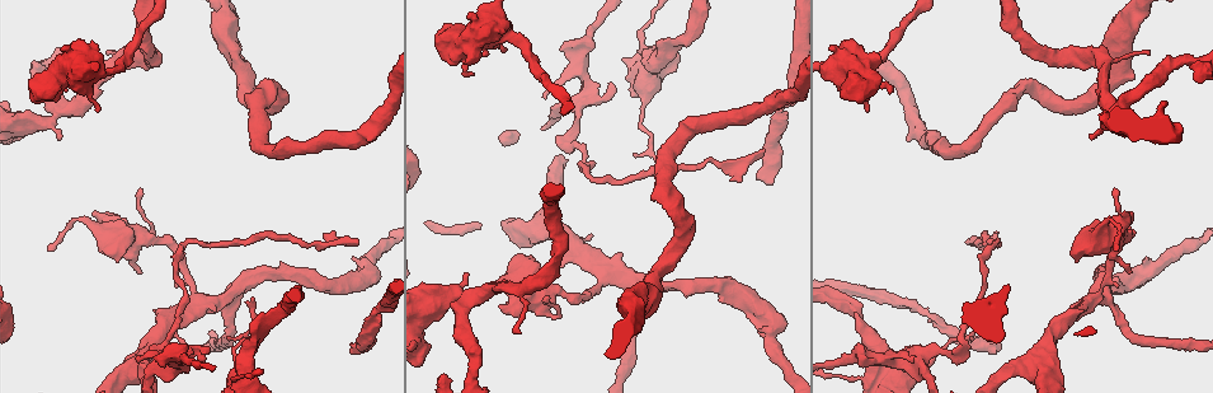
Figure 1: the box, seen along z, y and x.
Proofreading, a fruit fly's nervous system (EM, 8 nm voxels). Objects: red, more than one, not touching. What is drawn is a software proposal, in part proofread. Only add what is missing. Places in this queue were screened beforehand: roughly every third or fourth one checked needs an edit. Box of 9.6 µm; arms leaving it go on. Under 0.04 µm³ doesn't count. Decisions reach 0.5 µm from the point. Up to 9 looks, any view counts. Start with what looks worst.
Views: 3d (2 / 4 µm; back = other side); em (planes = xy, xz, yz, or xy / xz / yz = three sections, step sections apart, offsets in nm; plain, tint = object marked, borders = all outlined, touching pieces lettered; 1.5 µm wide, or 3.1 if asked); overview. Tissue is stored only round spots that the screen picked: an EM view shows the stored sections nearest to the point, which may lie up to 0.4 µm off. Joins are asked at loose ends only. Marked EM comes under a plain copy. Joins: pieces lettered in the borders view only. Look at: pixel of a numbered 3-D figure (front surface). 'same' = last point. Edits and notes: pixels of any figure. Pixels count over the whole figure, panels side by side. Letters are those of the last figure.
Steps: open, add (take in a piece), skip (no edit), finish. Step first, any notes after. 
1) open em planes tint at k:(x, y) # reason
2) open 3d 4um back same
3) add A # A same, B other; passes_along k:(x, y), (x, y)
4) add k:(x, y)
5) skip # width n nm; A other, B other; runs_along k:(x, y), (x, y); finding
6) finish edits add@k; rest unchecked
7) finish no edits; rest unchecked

open 3d 4um at 1:(992, 342) # branch stops here

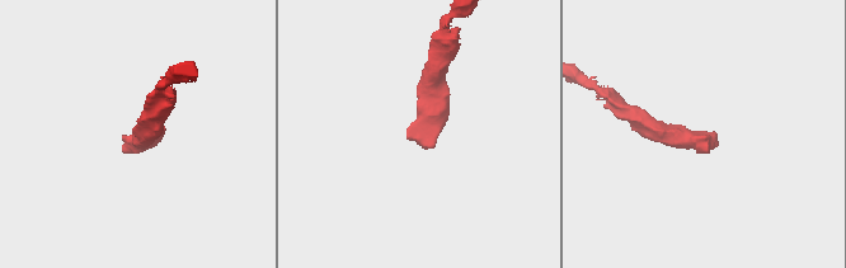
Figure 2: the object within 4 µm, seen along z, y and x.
open em xy step 8 tint at 2:(409, 134)

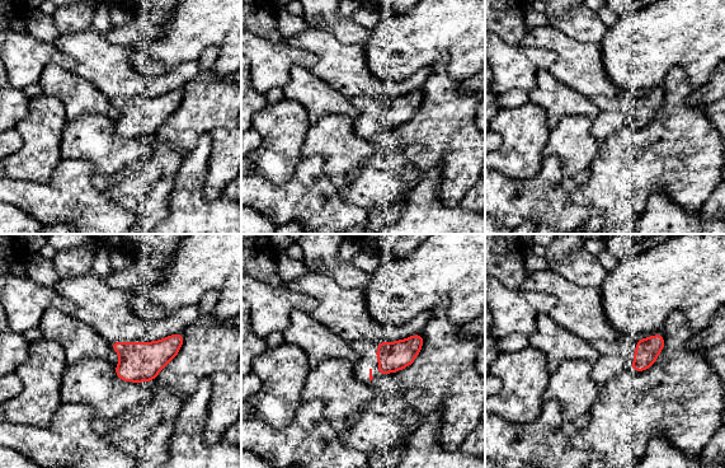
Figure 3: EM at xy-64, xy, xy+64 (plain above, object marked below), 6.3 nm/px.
open em xy step 8 borders same

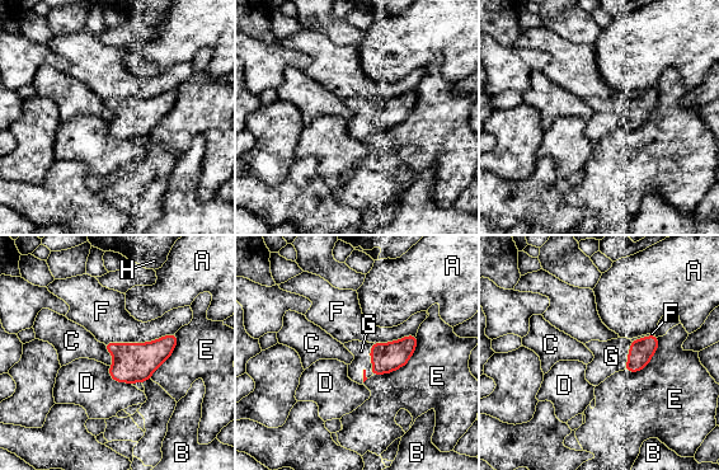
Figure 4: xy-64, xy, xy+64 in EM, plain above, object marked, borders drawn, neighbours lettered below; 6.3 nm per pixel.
add G # longest_contact F 460 nm; A other, B other, C other, D other, E other, F other, G same, H other; the neuron continues

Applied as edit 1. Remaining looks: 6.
open em xz step 4 borders at 1:(593, 236) # an open end

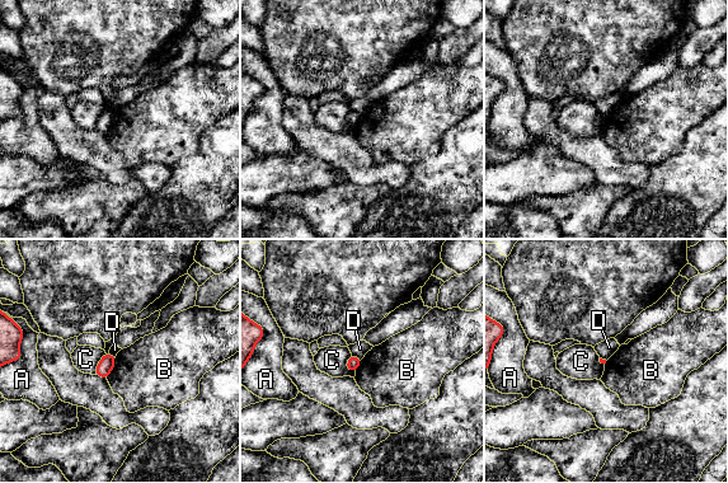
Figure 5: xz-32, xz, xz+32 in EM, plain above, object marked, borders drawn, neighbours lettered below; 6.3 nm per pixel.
open em planes borders same

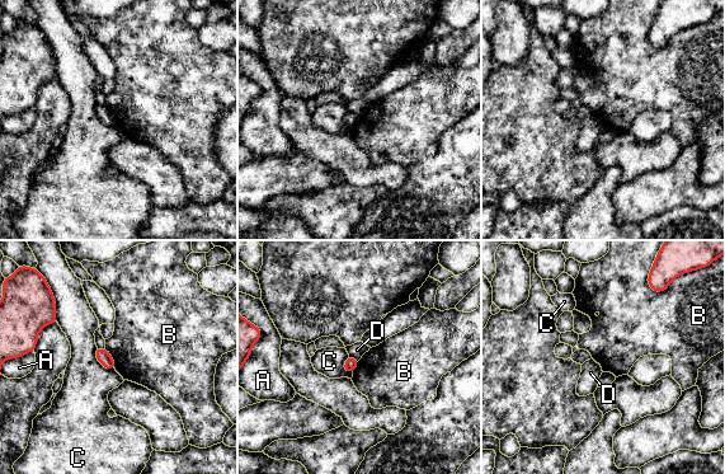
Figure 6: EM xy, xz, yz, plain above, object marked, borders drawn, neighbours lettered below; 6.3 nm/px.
skip # A other, B other, C other, D other; border 6:(106, 348), (116, 369); none of them fits

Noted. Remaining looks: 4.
open 3d 4um at 1:(62, 136) # an open end

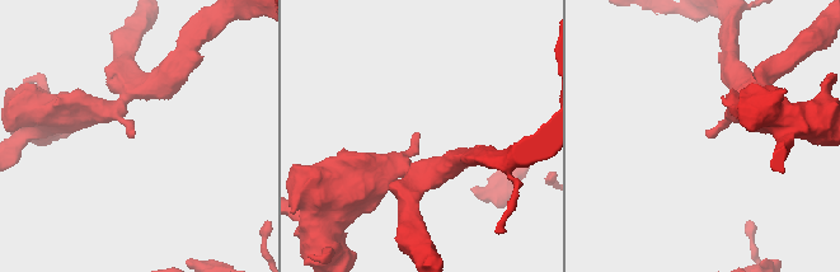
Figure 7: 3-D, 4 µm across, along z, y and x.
open em yz step 8 borders at 7:(710, 134)

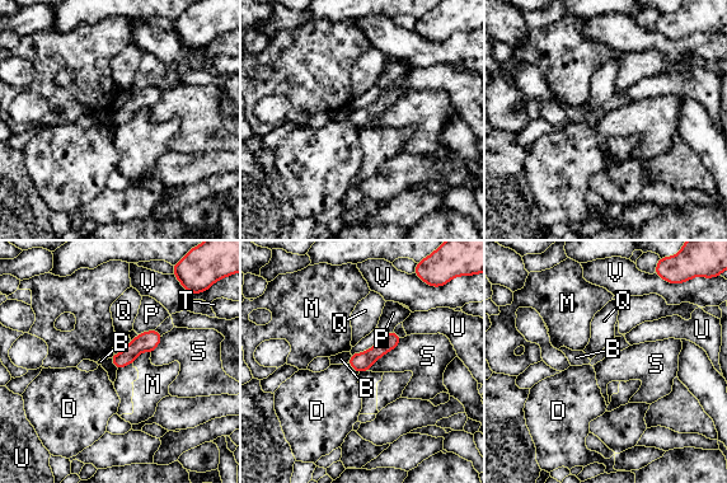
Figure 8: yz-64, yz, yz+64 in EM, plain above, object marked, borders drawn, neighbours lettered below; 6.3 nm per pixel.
open em xz step 4 borders same

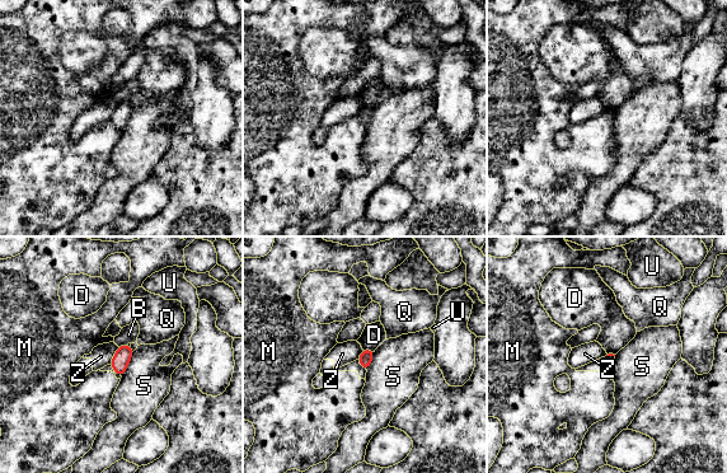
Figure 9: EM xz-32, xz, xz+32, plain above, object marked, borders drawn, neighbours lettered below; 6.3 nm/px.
skip # longest_contact S 190 nm; B other, D other, M other, Q other, S other, U other, Z other; border 9:(134, 351), (121, 378); none of them fits

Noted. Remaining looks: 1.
finish edits add@4; rest unchecked

